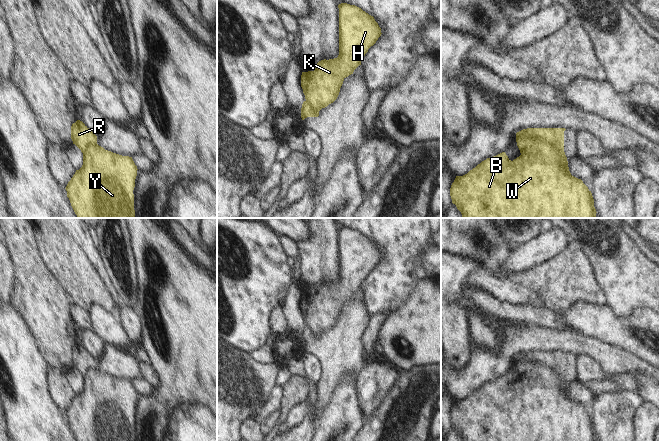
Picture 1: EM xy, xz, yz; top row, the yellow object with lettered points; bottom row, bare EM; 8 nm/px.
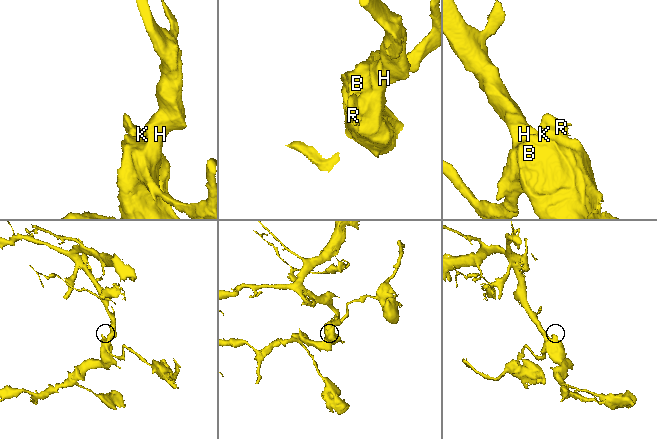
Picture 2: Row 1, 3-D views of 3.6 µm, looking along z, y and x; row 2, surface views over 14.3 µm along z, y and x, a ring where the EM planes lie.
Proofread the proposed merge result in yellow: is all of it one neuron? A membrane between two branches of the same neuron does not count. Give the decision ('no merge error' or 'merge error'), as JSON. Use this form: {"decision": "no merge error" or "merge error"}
{"decision": "merge error"}

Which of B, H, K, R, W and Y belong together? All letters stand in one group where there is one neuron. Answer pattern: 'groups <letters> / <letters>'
groups B H K W Y / R

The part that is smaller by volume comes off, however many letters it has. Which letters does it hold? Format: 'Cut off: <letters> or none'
Cut off: R

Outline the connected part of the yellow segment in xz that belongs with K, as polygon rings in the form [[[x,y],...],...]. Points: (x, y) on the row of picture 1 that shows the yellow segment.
[[[341,3],[339,8],[339,55],[321,60],[314,71],[302,72],[301,87],[306,101],[319,110],[333,103],[346,77],[361,65],[361,60],[381,36],[374,17],[361,8]]]

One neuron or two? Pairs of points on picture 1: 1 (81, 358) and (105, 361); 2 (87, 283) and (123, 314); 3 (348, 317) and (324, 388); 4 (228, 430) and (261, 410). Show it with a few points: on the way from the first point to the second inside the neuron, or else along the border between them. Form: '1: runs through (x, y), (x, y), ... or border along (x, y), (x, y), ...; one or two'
1: runs through (87, 361), (99, 363); one
2: border along (120, 306), (116, 314); two
3: runs through (346, 335), (337, 353), (332, 370); one
4: runs through (236, 422), (248, 410), (253, 410); one

